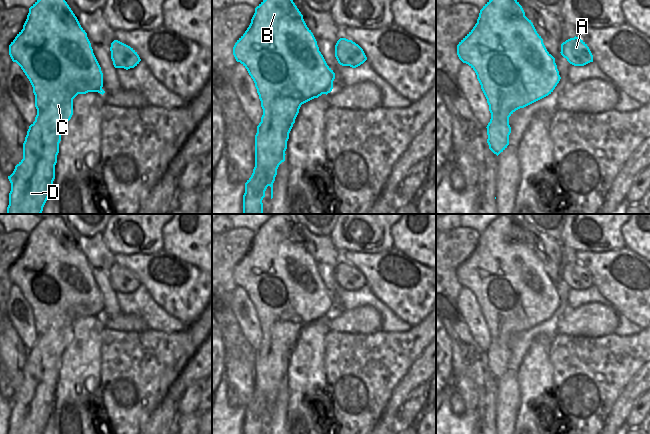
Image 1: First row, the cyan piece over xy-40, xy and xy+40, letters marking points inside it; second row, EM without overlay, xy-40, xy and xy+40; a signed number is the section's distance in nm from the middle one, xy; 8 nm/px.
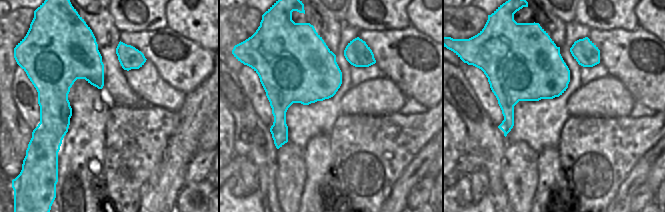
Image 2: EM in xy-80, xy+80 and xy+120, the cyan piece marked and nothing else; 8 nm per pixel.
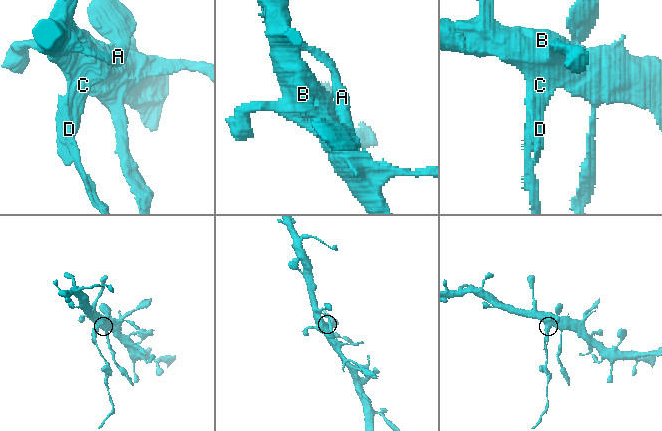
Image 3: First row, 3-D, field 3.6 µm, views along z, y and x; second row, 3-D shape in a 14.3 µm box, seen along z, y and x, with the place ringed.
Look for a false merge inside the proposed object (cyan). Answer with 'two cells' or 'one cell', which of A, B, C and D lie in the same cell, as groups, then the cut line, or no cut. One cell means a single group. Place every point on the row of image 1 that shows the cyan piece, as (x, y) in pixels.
two cells; groups A B C / D; cut xy (261, 121), (281, 120), (293, 123)

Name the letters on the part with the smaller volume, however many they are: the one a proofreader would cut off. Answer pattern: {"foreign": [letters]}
{"foreign": ["D"]}

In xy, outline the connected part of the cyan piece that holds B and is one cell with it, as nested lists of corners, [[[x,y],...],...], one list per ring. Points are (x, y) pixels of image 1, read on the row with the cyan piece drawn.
[[[263,0],[255,8],[249,27],[235,43],[233,55],[247,69],[255,83],[263,109],[261,122],[280,120],[294,124],[302,104],[322,94],[327,95],[333,89],[335,73],[327,65],[313,33],[293,0]]]

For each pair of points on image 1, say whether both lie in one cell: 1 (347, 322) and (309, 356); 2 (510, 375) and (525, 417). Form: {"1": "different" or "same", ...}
{"1": "different", "2": "different"}

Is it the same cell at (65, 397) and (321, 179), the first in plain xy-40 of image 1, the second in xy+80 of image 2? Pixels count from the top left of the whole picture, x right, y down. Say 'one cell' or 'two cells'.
one cell

